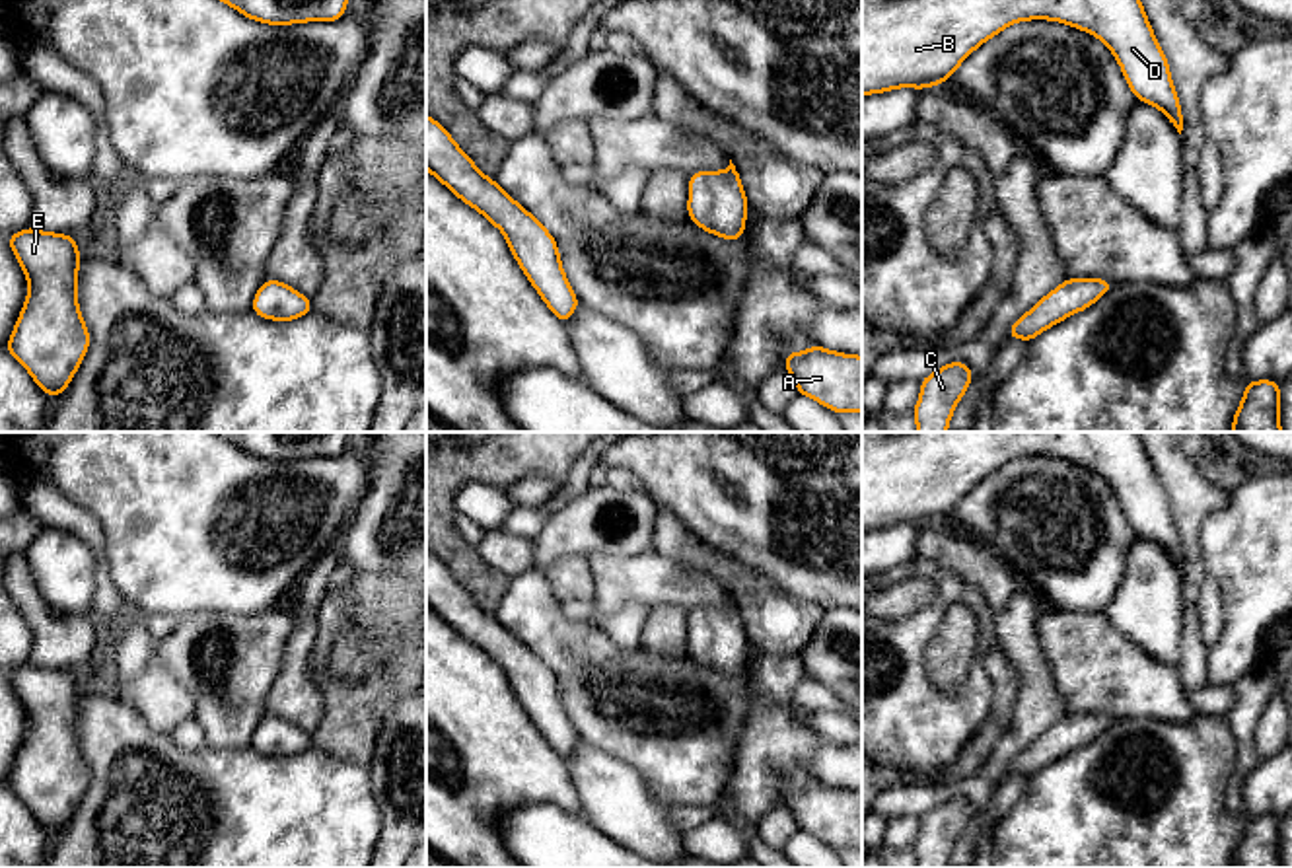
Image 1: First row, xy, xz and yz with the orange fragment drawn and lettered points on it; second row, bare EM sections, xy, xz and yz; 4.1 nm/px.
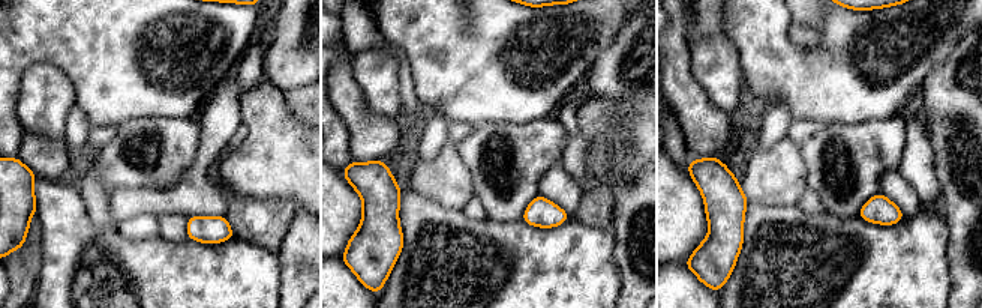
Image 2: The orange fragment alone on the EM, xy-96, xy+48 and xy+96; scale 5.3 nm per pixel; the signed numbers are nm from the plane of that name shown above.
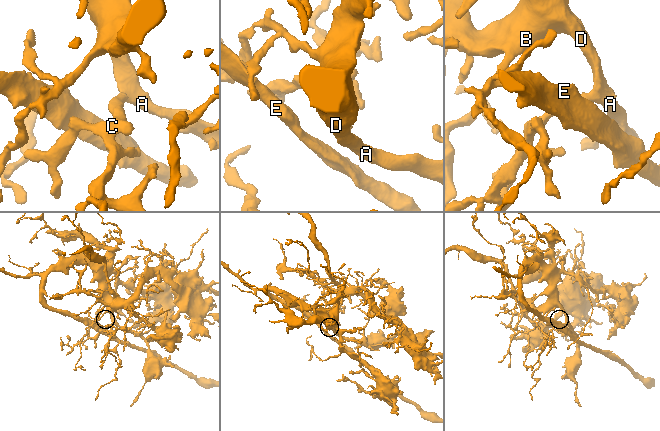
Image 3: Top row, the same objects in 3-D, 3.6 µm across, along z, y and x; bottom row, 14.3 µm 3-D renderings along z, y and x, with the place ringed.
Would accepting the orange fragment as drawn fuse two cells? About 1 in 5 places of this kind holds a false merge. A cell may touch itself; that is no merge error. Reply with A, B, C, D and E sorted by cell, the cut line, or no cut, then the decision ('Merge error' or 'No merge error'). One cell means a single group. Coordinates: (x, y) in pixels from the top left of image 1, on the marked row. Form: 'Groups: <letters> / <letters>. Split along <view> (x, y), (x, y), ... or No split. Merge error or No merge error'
Groups: A B C D E. No split. No merge error

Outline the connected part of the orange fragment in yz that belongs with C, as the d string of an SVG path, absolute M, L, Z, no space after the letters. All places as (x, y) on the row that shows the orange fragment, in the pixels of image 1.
M950 362L920 381L920 397L911 413L916 432L948 432L957 401L965 395L973 372L963 362Z

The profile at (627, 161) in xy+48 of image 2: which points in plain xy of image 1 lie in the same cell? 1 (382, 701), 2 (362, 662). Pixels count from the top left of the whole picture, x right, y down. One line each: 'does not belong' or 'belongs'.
1: does not belong
2: does not belong

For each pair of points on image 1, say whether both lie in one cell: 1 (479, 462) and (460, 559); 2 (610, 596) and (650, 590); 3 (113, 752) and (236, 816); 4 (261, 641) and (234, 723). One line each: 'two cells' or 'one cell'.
1: one cell
2: one cell
3: one cell
4: one cell

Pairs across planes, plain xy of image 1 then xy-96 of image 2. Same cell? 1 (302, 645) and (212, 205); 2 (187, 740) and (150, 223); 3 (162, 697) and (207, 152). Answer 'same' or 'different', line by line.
1: same
2: same
3: same

